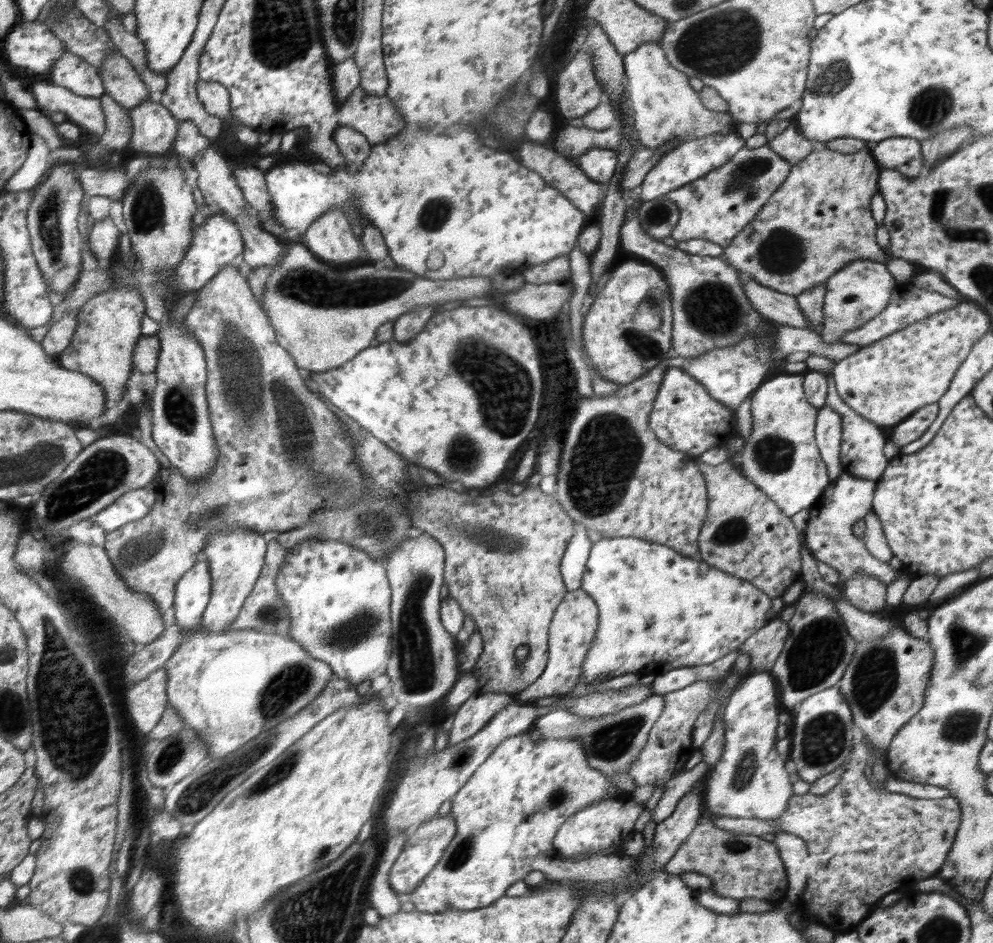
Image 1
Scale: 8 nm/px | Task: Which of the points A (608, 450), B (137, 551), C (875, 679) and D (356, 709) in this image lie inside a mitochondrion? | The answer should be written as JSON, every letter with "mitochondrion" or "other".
{"A":"mitochondrion","B":"mitochondrion","C":"mitochondrion","D":"other"}

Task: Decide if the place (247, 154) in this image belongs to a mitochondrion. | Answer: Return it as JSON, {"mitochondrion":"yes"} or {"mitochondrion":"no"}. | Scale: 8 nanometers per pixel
{"mitochondrion":"no"}

